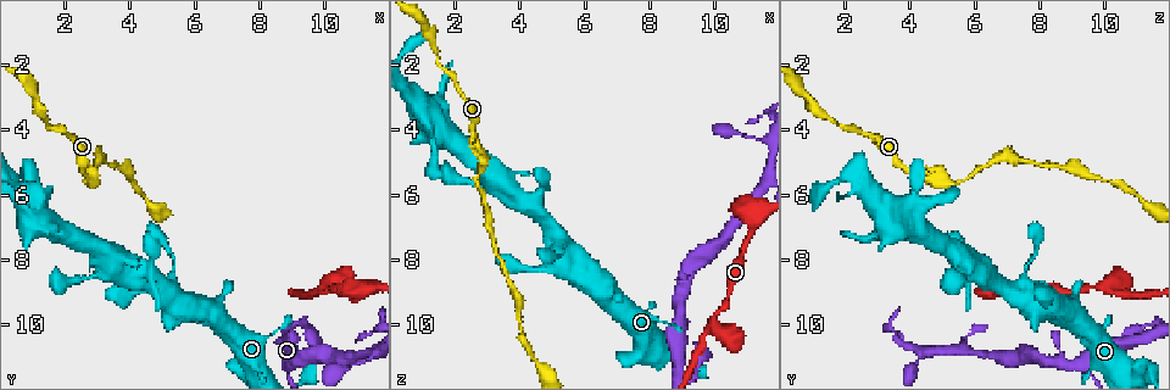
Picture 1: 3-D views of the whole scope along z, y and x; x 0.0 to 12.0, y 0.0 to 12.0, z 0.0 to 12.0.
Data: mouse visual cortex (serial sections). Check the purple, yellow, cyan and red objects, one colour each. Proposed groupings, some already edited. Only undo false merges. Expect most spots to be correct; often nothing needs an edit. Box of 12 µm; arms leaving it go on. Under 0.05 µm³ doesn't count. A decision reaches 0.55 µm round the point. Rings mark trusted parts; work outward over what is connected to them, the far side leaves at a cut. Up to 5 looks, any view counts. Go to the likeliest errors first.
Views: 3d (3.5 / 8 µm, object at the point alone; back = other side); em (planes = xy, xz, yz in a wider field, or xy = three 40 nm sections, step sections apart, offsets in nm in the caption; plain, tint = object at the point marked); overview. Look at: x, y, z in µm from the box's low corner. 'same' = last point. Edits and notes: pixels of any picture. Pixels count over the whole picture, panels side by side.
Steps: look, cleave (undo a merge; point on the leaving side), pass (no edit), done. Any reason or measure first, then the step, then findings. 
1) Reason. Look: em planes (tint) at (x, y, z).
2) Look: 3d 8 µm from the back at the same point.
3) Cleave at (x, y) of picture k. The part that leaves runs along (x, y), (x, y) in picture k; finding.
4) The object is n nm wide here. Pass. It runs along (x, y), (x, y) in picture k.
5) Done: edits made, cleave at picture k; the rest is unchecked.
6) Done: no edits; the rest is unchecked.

A narrow waist. Look: 3d 3.5 µm at (2.7, 5.4, 4.3).

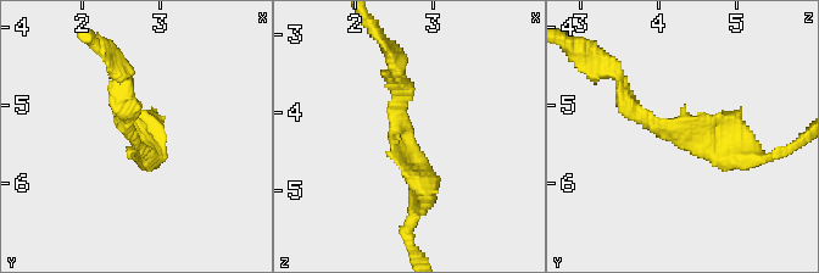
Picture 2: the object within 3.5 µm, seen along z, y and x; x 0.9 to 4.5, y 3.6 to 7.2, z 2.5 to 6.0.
The arms are 250, 300 nm wide. Look: em xy step 2 (tint) at (2.65, 5.40, 4.35).

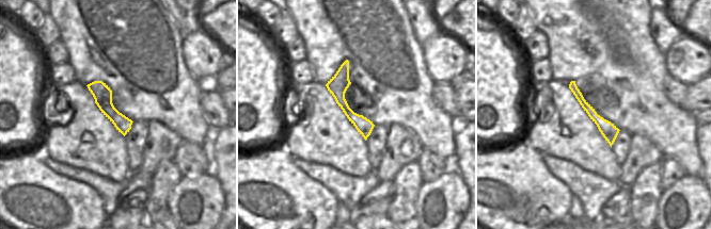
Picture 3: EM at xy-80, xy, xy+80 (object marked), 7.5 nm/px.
The object is 120 nm wide here. Pass. It runs along (623, 95), (675, 140), (757, 159) in picture 2; continuous, no second cell.

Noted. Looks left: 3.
Narrows sharply. Look: 3d 8 µm at (11.4, 10.8, 5.9).

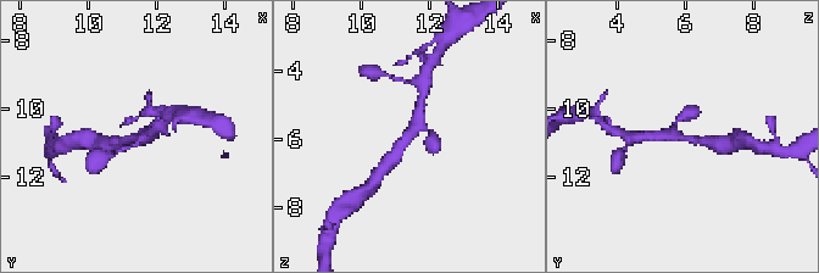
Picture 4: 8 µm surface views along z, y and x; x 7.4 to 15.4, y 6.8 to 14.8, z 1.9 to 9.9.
3 arms meet here; the arms are 150, 300, 300 nm wide. Look: em planes (tint) at (11.3, 10.9, 6.0).

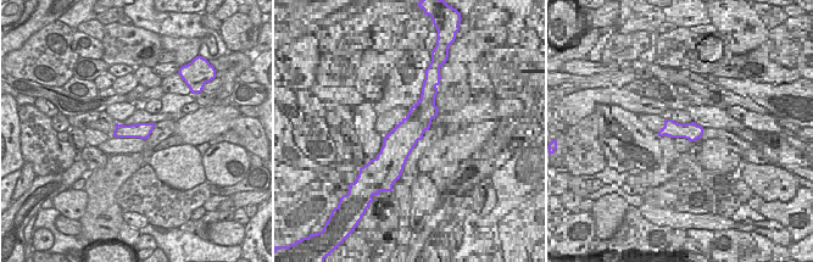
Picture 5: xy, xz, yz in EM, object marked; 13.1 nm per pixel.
Pass. It runs along (386, 165), (414, 131), (421, 106) in picture 4; all the same cell.

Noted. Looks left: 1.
Done: no edits; the rest is unchecked.

